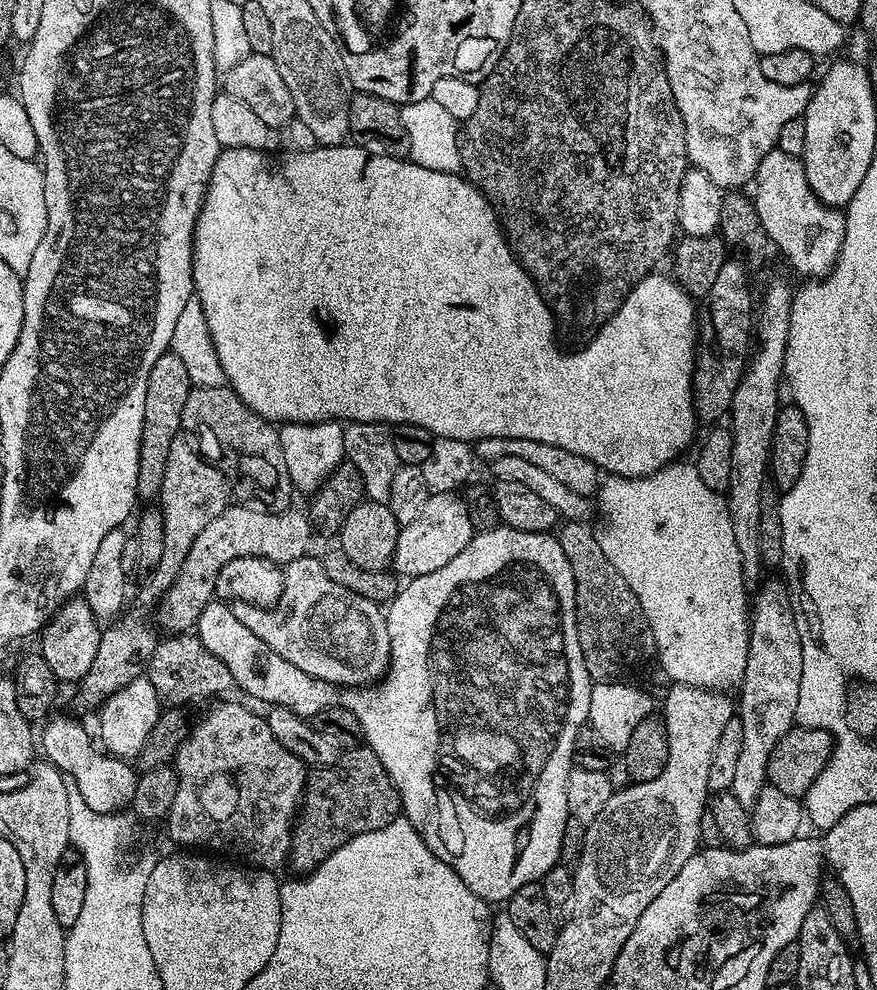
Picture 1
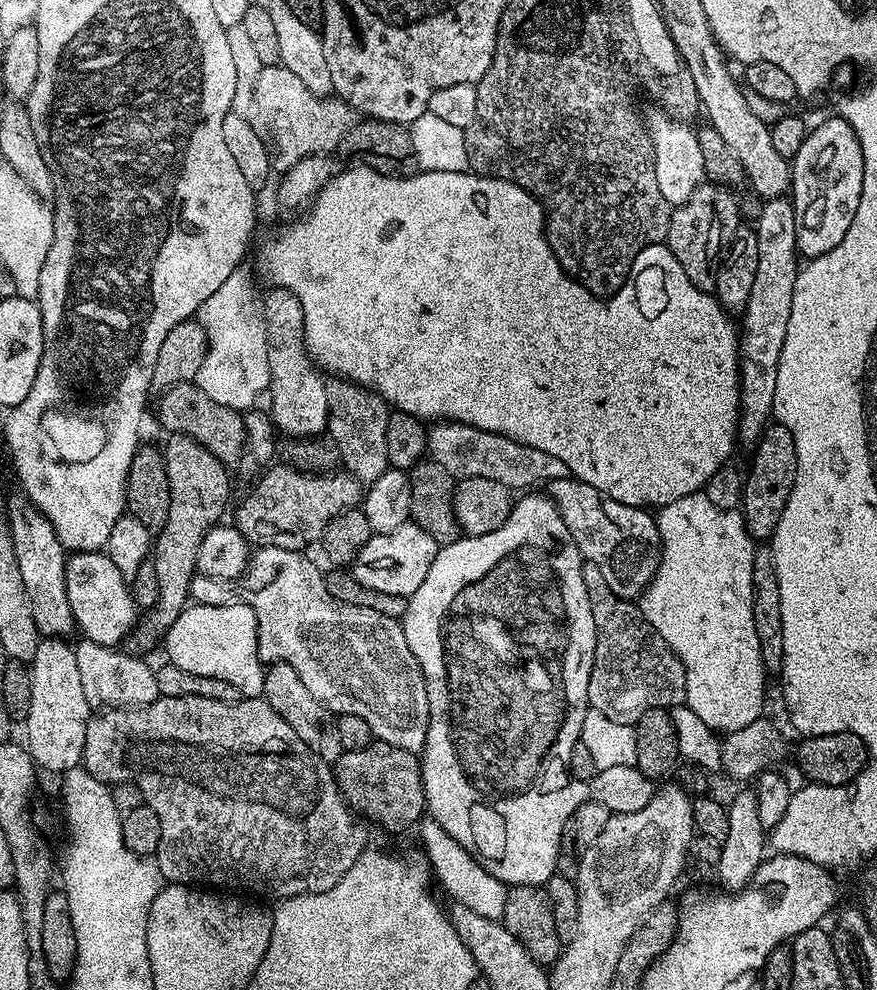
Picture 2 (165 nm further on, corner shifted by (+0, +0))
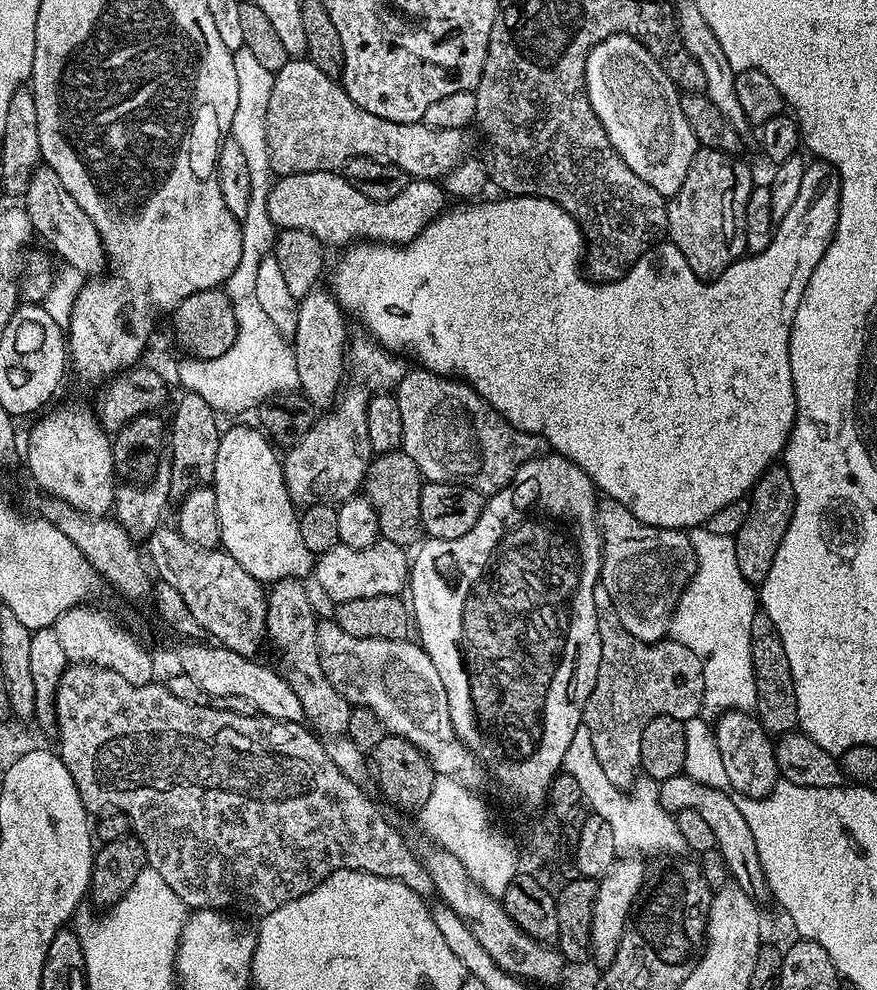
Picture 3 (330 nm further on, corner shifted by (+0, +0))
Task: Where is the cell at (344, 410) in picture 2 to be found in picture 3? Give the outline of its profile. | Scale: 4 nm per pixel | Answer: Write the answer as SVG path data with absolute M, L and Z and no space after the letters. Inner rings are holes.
M316 286L298 300L298 326L290 338L297 360L299 391L317 409L324 410L335 401L346 379L345 313L329 291Z

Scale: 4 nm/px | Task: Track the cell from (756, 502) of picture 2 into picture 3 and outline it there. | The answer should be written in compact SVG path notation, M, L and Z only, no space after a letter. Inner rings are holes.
M782 466L767 468L752 488L746 522L742 522L742 530L736 532L734 549L742 578L753 586L767 581L770 565L778 554L778 546L782 546L786 526L790 526L795 501L794 482L790 482L790 474Z

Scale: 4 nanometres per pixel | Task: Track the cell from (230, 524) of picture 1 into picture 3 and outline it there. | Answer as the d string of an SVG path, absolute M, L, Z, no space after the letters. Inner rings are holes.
M360 334L346 348L346 379L334 401L323 414L317 415L308 433L283 453L284 484L296 506L317 502L343 502L361 491L368 465L374 459L370 438L366 434L366 410L373 396L391 393L400 383L406 371L405 361L397 353L389 352L367 335Z

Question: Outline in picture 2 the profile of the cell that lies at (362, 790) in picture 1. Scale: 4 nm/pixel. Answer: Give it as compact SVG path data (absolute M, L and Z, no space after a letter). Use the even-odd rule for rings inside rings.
M376 740L362 750L344 751L336 759L334 775L348 807L365 821L381 824L388 832L404 832L411 824L419 825L425 815L420 762L417 753L407 748Z

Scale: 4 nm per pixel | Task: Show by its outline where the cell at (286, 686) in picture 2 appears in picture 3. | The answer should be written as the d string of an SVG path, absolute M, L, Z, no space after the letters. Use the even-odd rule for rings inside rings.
M292 576L277 580L267 589L268 609L264 619L267 639L280 651L280 660L284 663L283 671L288 677L302 710L307 727L321 738L342 736L350 726L350 714L353 705L349 704L326 678L318 650L318 619L312 609L312 600L304 589L305 581Z

